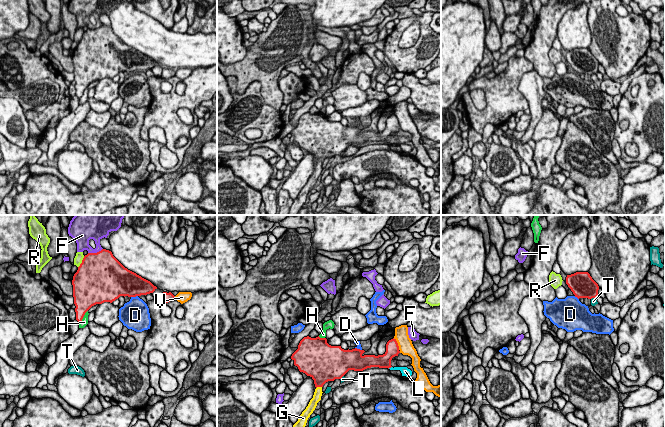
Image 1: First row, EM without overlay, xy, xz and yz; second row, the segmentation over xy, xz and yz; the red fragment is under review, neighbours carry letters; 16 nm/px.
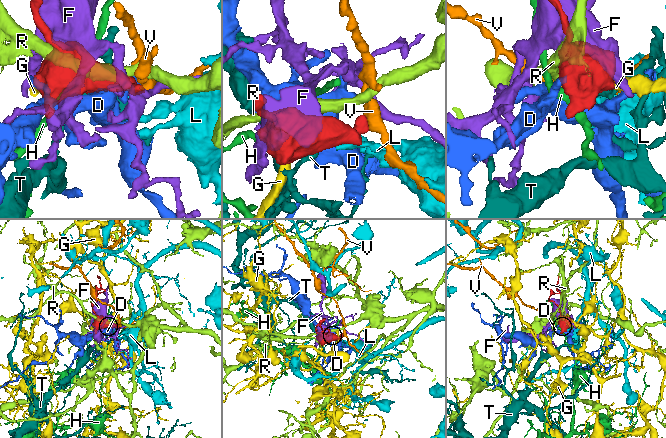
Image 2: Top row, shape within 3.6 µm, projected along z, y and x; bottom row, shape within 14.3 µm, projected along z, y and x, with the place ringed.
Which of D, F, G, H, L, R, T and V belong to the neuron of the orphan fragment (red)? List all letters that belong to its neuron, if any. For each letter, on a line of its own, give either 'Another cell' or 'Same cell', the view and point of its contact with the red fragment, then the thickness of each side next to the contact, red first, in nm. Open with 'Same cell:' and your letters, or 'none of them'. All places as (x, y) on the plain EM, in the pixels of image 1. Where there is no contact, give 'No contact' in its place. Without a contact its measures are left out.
Same cell: G
D: Another cell. Touches red at xy (134, 72). Thickness 420 nm (red) against 400 nm
F: Another cell. Touches red at xy (95, 29). Thickness 500 nm (red) against 190 nm
G: Same cell. Touches red at xz (318, 162). Thickness 380 nm (red) against 130 nm
H: Another cell. Touches red at xy (83, 92). Thickness 300 nm (red) against 120 nm
L: Another cell. Touches red at xz (389, 143). Thickness 220 nm (red) against 130 nm
R: Another cell. Touches red at xy (82, 38). Thickness 500 nm (red) against 130 nm
T: Another cell. Touches red at yz (593, 73). Thickness 380 nm (red) against 100 nm
V: Another cell. Touches red at xz (397, 120). Thickness 220 nm (red) against 240 nm

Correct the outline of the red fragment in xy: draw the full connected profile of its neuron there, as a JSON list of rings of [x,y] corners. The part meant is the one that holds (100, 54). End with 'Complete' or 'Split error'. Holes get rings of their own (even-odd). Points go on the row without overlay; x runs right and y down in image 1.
[[[106,25],[84,32],[72,61],[78,98],[96,80],[112,79],[120,72],[147,71],[157,65],[150,57],[125,44]]]. Complete

